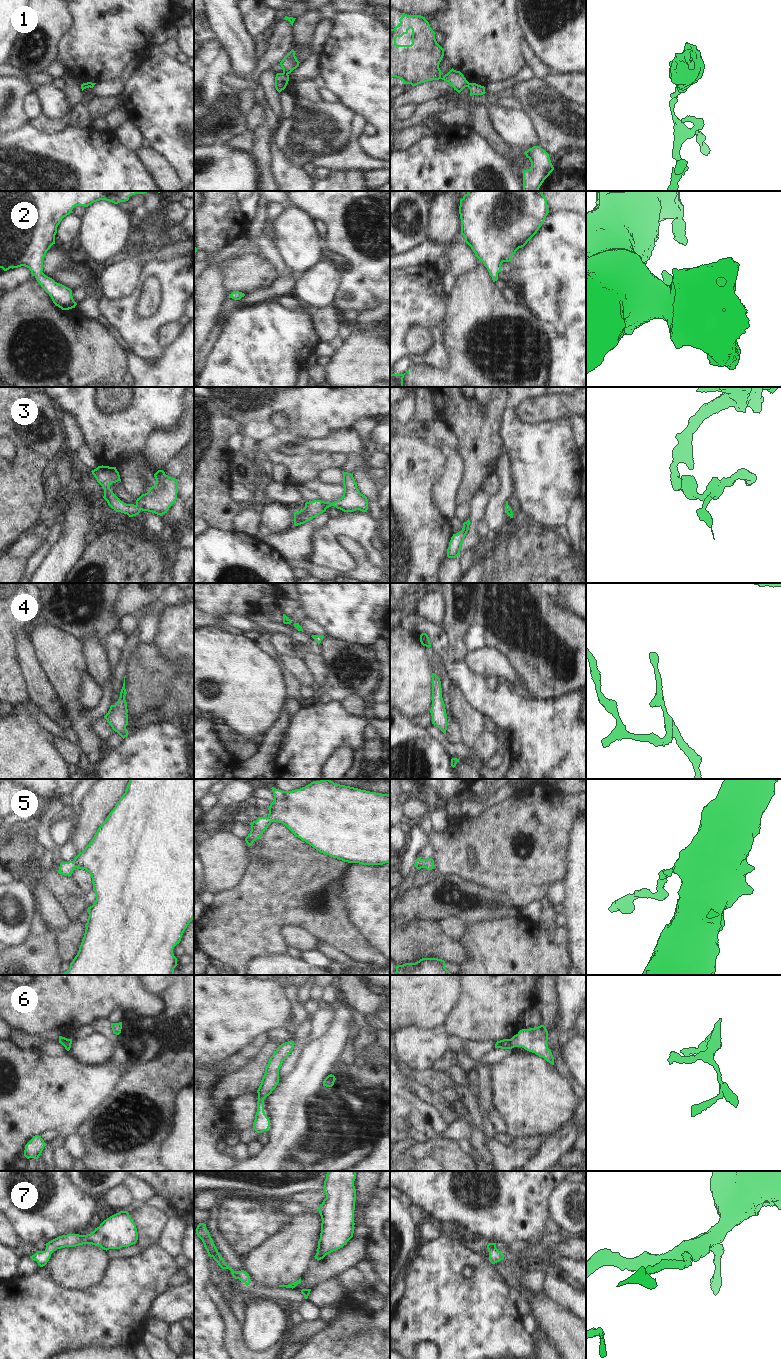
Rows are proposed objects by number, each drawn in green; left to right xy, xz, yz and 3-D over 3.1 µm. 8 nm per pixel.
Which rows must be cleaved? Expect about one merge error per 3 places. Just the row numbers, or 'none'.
1

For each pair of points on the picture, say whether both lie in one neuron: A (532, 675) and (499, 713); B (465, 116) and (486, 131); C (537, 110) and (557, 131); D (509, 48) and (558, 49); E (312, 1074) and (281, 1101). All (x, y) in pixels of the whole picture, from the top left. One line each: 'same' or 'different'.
A: different
B: different
C: same
D: different
E: same

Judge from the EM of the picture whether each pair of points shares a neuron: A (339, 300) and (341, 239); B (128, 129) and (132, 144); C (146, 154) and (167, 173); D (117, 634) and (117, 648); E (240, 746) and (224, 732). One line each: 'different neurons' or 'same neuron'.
A: same neuron
B: same neuron
C: same neuron
D: same neuron
E: same neuron

